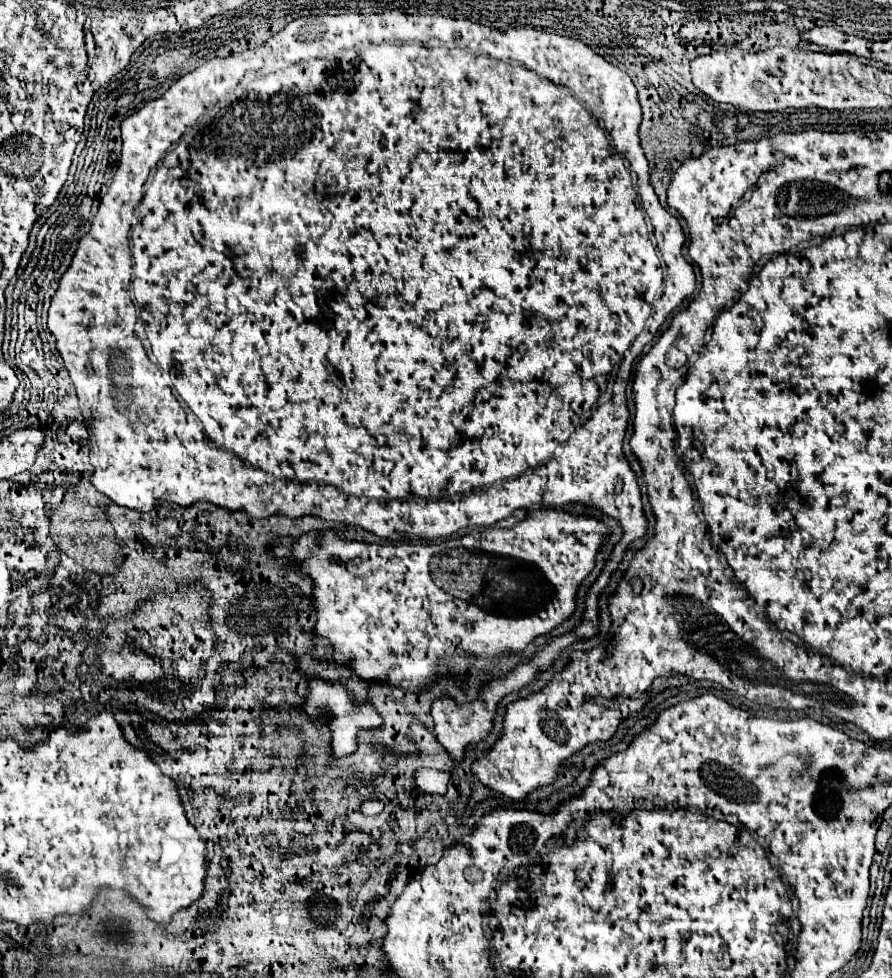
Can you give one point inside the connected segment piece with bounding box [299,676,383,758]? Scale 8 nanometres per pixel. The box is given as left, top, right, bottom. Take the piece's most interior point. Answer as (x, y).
(345, 719)

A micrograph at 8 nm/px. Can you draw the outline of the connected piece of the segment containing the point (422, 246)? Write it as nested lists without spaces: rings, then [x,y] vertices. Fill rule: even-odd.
[[[387,10],[387,12],[383,12],[383,14],[361,14],[361,13],[346,13],[346,14],[341,14],[341,15],[335,15],[335,16],[332,16],[332,15],[331,15],[331,14],[315,14],[315,16],[303,16],[303,18],[297,18],[297,20],[293,20],[293,22],[289,22],[289,24],[287,24],[287,26],[285,26],[285,28],[283,28],[283,30],[281,30],[281,32],[277,32],[277,34],[273,34],[273,36],[271,36],[271,38],[269,38],[269,40],[267,40],[267,42],[265,42],[265,44],[261,44],[261,46],[257,46],[257,48],[251,48],[251,50],[245,50],[245,52],[239,52],[239,54],[233,54],[233,56],[227,56],[227,58],[215,58],[215,60],[211,60],[211,62],[207,62],[207,64],[203,64],[203,66],[199,66],[199,68],[195,68],[195,70],[193,70],[193,72],[189,72],[189,74],[185,74],[185,76],[181,76],[181,78],[179,78],[179,80],[177,80],[177,82],[175,82],[175,84],[173,84],[173,86],[171,86],[171,88],[169,88],[169,90],[167,90],[167,92],[165,92],[165,94],[163,94],[163,96],[161,96],[161,98],[157,98],[157,100],[151,100],[151,102],[147,102],[147,104],[145,104],[145,106],[143,106],[143,108],[141,108],[141,110],[137,110],[137,112],[135,112],[135,114],[133,114],[133,116],[129,116],[129,118],[125,118],[125,120],[123,120],[123,124],[121,124],[121,138],[123,138],[123,150],[121,150],[121,162],[119,162],[119,166],[117,166],[117,172],[115,172],[115,176],[113,176],[113,182],[111,182],[111,186],[109,186],[109,190],[107,190],[107,194],[105,194],[105,196],[103,196],[103,198],[101,198],[101,204],[99,204],[99,212],[97,212],[97,216],[95,216],[95,220],[93,220],[93,226],[91,226],[91,230],[89,230],[89,234],[87,234],[87,236],[83,236],[83,238],[81,238],[81,242],[79,242],[79,248],[77,248],[77,250],[76,250],[76,252],[75,252],[75,255],[74,255],[74,256],[73,256],[73,262],[75,262],[75,260],[79,260],[79,262],[87,262],[87,264],[73,264],[73,262],[71,262],[71,266],[69,266],[69,268],[67,268],[67,272],[65,272],[65,274],[63,274],[63,276],[61,276],[61,280],[59,280],[59,288],[57,288],[57,292],[55,292],[55,296],[53,296],[53,298],[51,298],[51,308],[49,308],[49,330],[51,330],[51,334],[53,334],[53,338],[55,338],[55,346],[57,346],[57,352],[59,352],[59,356],[61,356],[61,358],[63,358],[63,364],[65,364],[65,368],[67,368],[67,370],[69,370],[69,376],[71,376],[71,380],[73,380],[73,386],[75,386],[75,390],[77,390],[77,398],[79,398],[79,406],[81,406],[81,412],[83,412],[83,416],[85,416],[85,422],[87,422],[87,428],[89,428],[89,442],[91,442],[91,450],[89,450],[89,460],[91,460],[91,466],[93,466],[93,472],[91,472],[91,476],[89,476],[89,478],[91,478],[91,484],[93,484],[93,486],[95,486],[95,488],[97,488],[97,490],[99,490],[99,492],[101,492],[101,494],[105,494],[105,496],[107,496],[107,498],[109,498],[109,500],[111,500],[111,502],[115,502],[115,504],[117,504],[117,506],[123,506],[123,508],[129,508],[129,510],[137,510],[137,512],[151,512],[151,510],[153,510],[153,508],[155,508],[155,506],[157,506],[157,504],[163,504],[163,502],[173,502],[173,504],[179,504],[179,506],[191,506],[191,504],[193,504],[193,502],[199,502],[199,500],[207,500],[207,502],[213,502],[213,504],[215,504],[215,506],[221,506],[221,508],[227,508],[227,510],[245,510],[245,512],[247,512],[247,514],[249,514],[249,516],[251,516],[251,518],[267,518],[267,516],[273,516],[273,514],[285,514],[285,516],[289,516],[289,518],[301,518],[301,516],[305,516],[305,514],[311,514],[311,516],[317,516],[317,518],[321,518],[321,520],[331,520],[331,522],[347,522],[347,524],[357,524],[357,526],[361,526],[361,528],[365,528],[365,530],[369,530],[369,532],[373,532],[373,534],[375,534],[375,536],[381,536],[381,538],[389,538],[389,540],[395,540],[395,542],[399,542],[399,540],[433,540],[433,538],[445,538],[445,536],[451,536],[451,534],[453,534],[453,532],[459,532],[459,530],[461,530],[461,528],[475,528],[475,526],[493,526],[493,524],[495,524],[495,522],[499,522],[499,520],[503,520],[503,518],[507,518],[507,516],[509,516],[509,514],[511,514],[511,512],[513,512],[513,510],[515,510],[515,508],[519,508],[519,506],[531,506],[531,504],[545,504],[545,506],[547,506],[547,504],[549,504],[549,506],[563,506],[563,504],[569,504],[569,502],[583,502],[583,504],[589,504],[589,506],[595,506],[595,508],[599,508],[599,510],[601,510],[601,512],[605,512],[605,514],[607,514],[607,516],[609,516],[609,518],[615,518],[615,520],[619,520],[619,522],[621,522],[621,526],[623,526],[623,532],[625,532],[625,534],[623,534],[623,538],[621,538],[621,542],[619,542],[619,544],[617,544],[617,546],[615,546],[615,550],[613,550],[613,554],[611,554],[611,558],[609,558],[609,562],[607,562],[607,566],[605,566],[605,570],[603,570],[603,574],[601,574],[601,576],[599,576],[599,578],[597,578],[597,582],[595,582],[595,584],[593,584],[593,588],[591,588],[591,592],[589,592],[589,596],[587,596],[587,612],[585,612],[585,618],[583,618],[583,624],[581,624],[581,626],[579,626],[579,628],[574,628],[574,629],[573,629],[573,630],[572,630],[572,631],[570,631],[570,632],[568,632],[568,633],[566,633],[566,634],[563,634],[563,635],[561,635],[561,638],[555,638],[555,640],[553,640],[553,642],[551,642],[551,644],[549,644],[549,646],[541,646],[541,647],[540,647],[540,648],[539,648],[539,650],[538,650],[538,652],[537,652],[537,653],[536,653],[536,654],[535,654],[535,655],[534,655],[534,656],[533,656],[533,657],[532,657],[532,658],[530,658],[530,659],[529,659],[529,660],[528,660],[528,661],[527,661],[527,662],[526,662],[526,663],[524,663],[524,664],[522,664],[522,665],[520,665],[520,666],[518,666],[518,667],[517,667],[517,668],[516,668],[516,669],[515,669],[515,670],[514,670],[514,671],[512,671],[512,672],[511,672],[511,673],[510,673],[510,674],[509,674],[509,675],[508,675],[508,676],[506,676],[506,677],[505,677],[505,678],[496,678],[496,679],[494,679],[494,680],[492,680],[492,681],[490,681],[490,682],[489,682],[489,684],[487,684],[487,686],[485,686],[485,688],[483,688],[483,690],[481,690],[481,696],[479,696],[479,700],[477,700],[477,702],[469,702],[469,704],[457,704],[457,702],[453,702],[453,700],[451,700],[451,698],[443,698],[443,700],[437,700],[437,702],[432,702],[432,704],[431,704],[431,715],[432,715],[432,718],[433,718],[433,720],[434,720],[434,728],[433,728],[433,730],[434,730],[434,733],[435,733],[435,734],[437,734],[437,740],[439,740],[439,742],[441,742],[441,746],[443,746],[443,748],[445,748],[445,750],[447,750],[447,752],[449,752],[449,756],[451,756],[451,758],[453,758],[453,762],[455,762],[455,766],[459,766],[459,764],[461,764],[461,762],[463,762],[463,760],[465,760],[465,752],[467,752],[467,750],[471,750],[471,748],[475,748],[475,744],[479,744],[479,742],[483,742],[483,740],[485,740],[485,738],[487,738],[487,736],[489,736],[489,734],[491,734],[491,730],[493,730],[493,716],[495,716],[495,710],[497,710],[497,706],[499,706],[499,702],[501,702],[501,700],[503,700],[503,698],[505,698],[505,696],[507,696],[507,694],[509,694],[509,693],[512,693],[512,692],[517,692],[517,690],[521,690],[521,688],[523,688],[523,686],[527,686],[527,684],[531,684],[531,683],[532,683],[532,682],[533,682],[533,681],[534,681],[534,679],[535,679],[535,676],[536,676],[536,674],[537,674],[537,672],[547,672],[547,670],[549,670],[549,669],[550,669],[550,668],[551,668],[551,666],[553,666],[553,665],[554,665],[554,664],[555,664],[555,662],[556,662],[556,660],[557,660],[557,656],[558,656],[558,654],[559,654],[559,653],[560,653],[560,652],[561,652],[561,651],[562,651],[562,650],[563,650],[563,649],[565,649],[565,648],[566,648],[566,647],[568,647],[568,646],[570,646],[570,645],[571,645],[571,644],[573,644],[573,643],[574,643],[574,642],[579,642],[579,640],[589,640],[589,638],[593,638],[593,636],[597,636],[597,634],[599,634],[599,606],[597,606],[597,600],[599,600],[599,594],[601,594],[601,592],[603,592],[603,590],[605,590],[605,588],[607,588],[607,584],[609,584],[609,578],[611,578],[611,574],[613,574],[613,572],[615,572],[615,568],[617,568],[617,564],[619,564],[619,562],[621,562],[621,558],[623,558],[623,556],[625,556],[625,552],[627,552],[627,548],[629,548],[629,544],[631,544],[631,542],[633,542],[633,540],[637,540],[637,538],[643,538],[643,536],[645,536],[645,532],[647,532],[647,518],[645,518],[645,514],[643,514],[643,502],[641,502],[641,488],[639,488],[639,484],[637,484],[637,476],[635,476],[635,472],[633,472],[633,470],[631,470],[631,464],[629,464],[629,460],[627,460],[627,458],[625,458],[625,454],[623,454],[623,438],[625,438],[625,432],[627,432],[627,420],[629,420],[629,410],[627,410],[627,396],[625,396],[625,390],[627,390],[627,382],[629,382],[629,376],[631,376],[631,370],[625,370],[625,372],[619,372],[619,370],[617,370],[617,372],[613,372],[613,368],[617,368],[617,366],[618,366],[618,367],[619,367],[619,366],[620,366],[620,365],[621,365],[621,364],[622,364],[622,362],[623,362],[623,360],[624,360],[624,357],[625,357],[625,356],[635,356],[635,357],[638,357],[638,356],[639,356],[639,355],[640,355],[640,352],[641,352],[641,350],[639,350],[639,348],[641,348],[641,346],[645,346],[645,344],[647,344],[647,342],[649,342],[649,340],[651,340],[651,338],[654,338],[654,336],[655,336],[655,332],[657,332],[657,328],[659,328],[659,326],[661,326],[661,324],[663,324],[663,320],[665,320],[665,318],[667,318],[667,314],[669,314],[669,312],[671,312],[671,310],[673,310],[673,308],[675,308],[675,306],[679,306],[679,304],[681,304],[681,302],[683,302],[683,300],[685,300],[685,298],[687,298],[687,296],[691,296],[691,294],[693,294],[693,290],[695,290],[695,272],[693,272],[693,266],[691,266],[691,264],[689,264],[689,262],[687,262],[687,260],[685,260],[685,258],[683,258],[683,244],[685,244],[685,234],[683,234],[683,228],[681,228],[681,224],[679,224],[679,220],[677,220],[677,218],[675,218],[675,216],[673,216],[673,214],[669,214],[669,212],[667,212],[667,210],[665,210],[665,208],[663,208],[663,206],[661,206],[661,204],[659,204],[659,200],[657,200],[657,194],[656,194],[656,193],[655,193],[655,191],[654,191],[654,190],[653,190],[653,186],[651,186],[651,182],[650,182],[650,179],[649,179],[649,162],[647,162],[647,158],[645,158],[645,154],[643,154],[643,148],[641,148],[641,144],[639,144],[639,124],[641,124],[641,106],[639,106],[639,100],[637,100],[637,88],[635,88],[635,86],[633,86],[633,82],[631,82],[631,78],[629,78],[629,76],[627,76],[627,74],[625,74],[625,72],[623,72],[623,70],[619,70],[619,68],[615,68],[615,66],[613,66],[613,64],[609,64],[609,62],[607,62],[607,60],[605,60],[605,58],[601,58],[601,56],[599,56],[599,54],[595,54],[595,52],[593,52],[593,50],[591,50],[591,48],[589,48],[589,46],[585,46],[585,44],[583,44],[583,42],[581,42],[581,40],[575,40],[575,38],[563,38],[563,36],[557,36],[557,34],[553,34],[553,33],[548,33],[548,34],[547,34],[547,33],[546,33],[546,32],[537,32],[537,30],[533,30],[533,28],[531,28],[531,26],[523,26],[523,27],[517,27],[517,28],[509,28],[509,29],[508,29],[508,30],[499,30],[499,29],[497,29],[497,28],[489,28],[489,27],[488,27],[488,26],[481,26],[481,25],[480,25],[480,24],[473,24],[473,22],[469,22],[469,20],[463,20],[463,19],[456,19],[456,18],[451,18],[451,17],[450,17],[450,16],[421,16],[421,14],[403,14],[403,12],[399,12],[399,10]],[[429,40],[439,40],[439,42],[447,42],[447,44],[453,44],[453,46],[439,46],[439,42],[431,42],[431,46],[425,46],[425,42],[429,42]],[[223,86],[231,86],[231,90],[239,90],[239,102],[235,102],[235,106],[239,106],[239,114],[247,114],[247,122],[245,122],[245,120],[243,120],[243,124],[247,124],[247,126],[243,126],[243,124],[237,124],[237,118],[235,118],[235,126],[231,126],[231,110],[229,110],[229,108],[227,108],[227,110],[225,110],[225,106],[223,106],[223,102],[231,102],[231,98],[235,98],[235,94],[219,94],[219,90],[223,90]],[[171,144],[175,144],[175,154],[173,154],[173,180],[153,180],[153,182],[151,182],[151,186],[149,186],[149,190],[147,190],[147,192],[145,192],[145,190],[143,190],[143,186],[145,186],[145,182],[147,182],[147,180],[149,180],[149,174],[151,174],[151,172],[153,172],[153,170],[155,170],[155,168],[157,168],[157,166],[159,166],[159,162],[161,162],[161,160],[163,160],[163,158],[165,158],[165,154],[167,154],[167,150],[169,150],[169,148],[171,148]],[[167,372],[169,372],[169,374],[171,374],[171,378],[173,378],[173,386],[175,386],[175,390],[177,390],[177,392],[179,392],[179,394],[177,394],[177,392],[175,392],[175,396],[173,396],[173,390],[171,390],[171,392],[169,392],[169,386],[167,386],[167,382],[169,382],[169,380],[167,380],[167,378],[169,378],[169,376],[167,376]],[[389,486],[395,486],[395,488],[401,488],[401,486],[405,486],[405,490],[407,490],[407,492],[403,492],[403,494],[401,494],[401,496],[397,496],[397,498],[391,498],[391,488],[389,488]]]

